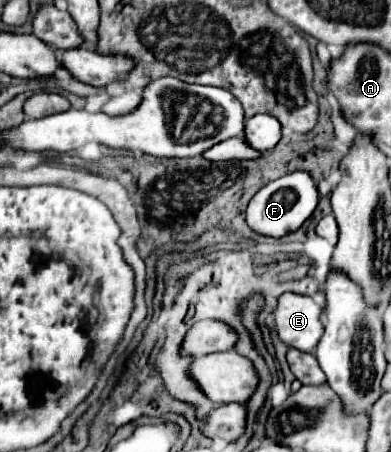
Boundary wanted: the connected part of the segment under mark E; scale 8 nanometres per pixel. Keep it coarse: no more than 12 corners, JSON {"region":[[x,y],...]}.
{"region":[[285,292],[275,330],[287,346],[311,352],[323,334],[321,306]]}

